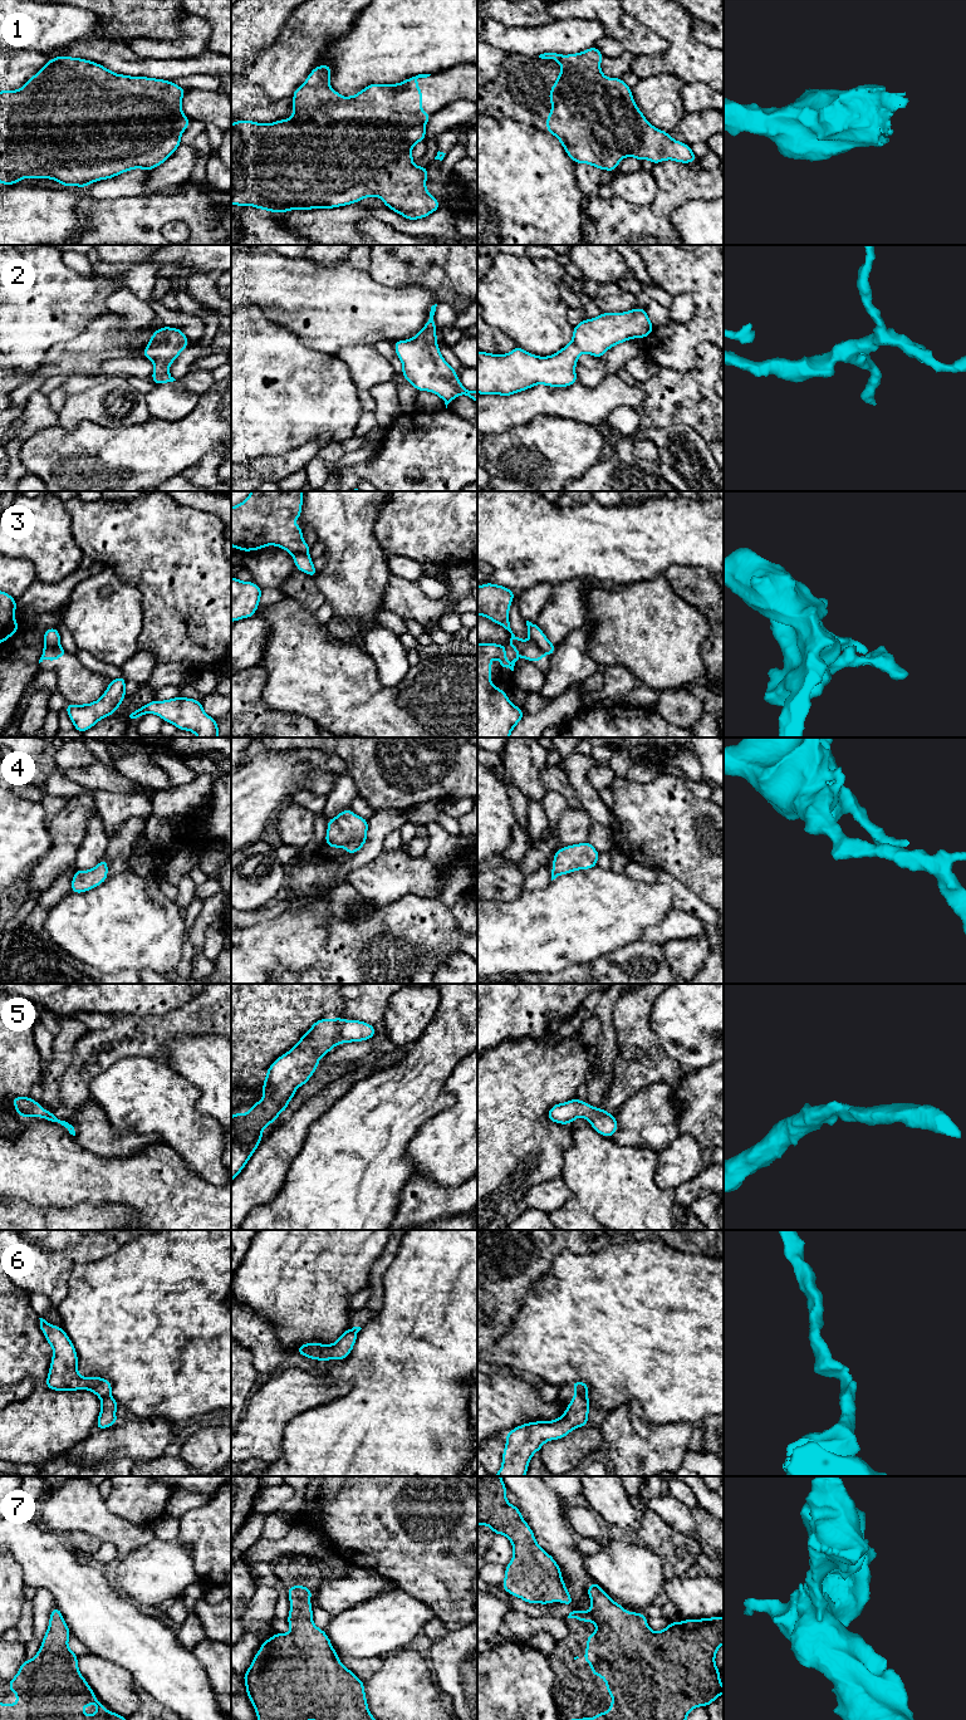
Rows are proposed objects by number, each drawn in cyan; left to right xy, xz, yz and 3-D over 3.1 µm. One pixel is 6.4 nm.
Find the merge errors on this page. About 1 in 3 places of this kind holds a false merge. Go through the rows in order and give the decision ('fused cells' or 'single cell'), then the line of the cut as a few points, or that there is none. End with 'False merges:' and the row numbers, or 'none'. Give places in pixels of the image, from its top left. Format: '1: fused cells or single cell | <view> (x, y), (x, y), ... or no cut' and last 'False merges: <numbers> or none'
1: single cell | no cut
2: single cell | no cut
3: fused cells | xy (45, 645), (60, 647)
4: single cell | no cut
5: single cell | no cut
6: single cell | no cut
7: single cell | no cut
False merges: 3

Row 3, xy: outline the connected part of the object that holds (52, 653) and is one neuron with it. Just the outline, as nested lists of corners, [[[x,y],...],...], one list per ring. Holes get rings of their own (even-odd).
[[[44,646],[39,663],[44,660],[58,661],[60,656],[65,656],[68,652],[62,647],[46,647]]]

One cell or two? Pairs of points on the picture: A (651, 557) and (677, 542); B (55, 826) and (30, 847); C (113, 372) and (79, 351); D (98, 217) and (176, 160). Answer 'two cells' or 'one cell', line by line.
A: one cell
B: two cells
C: two cells
D: two cells

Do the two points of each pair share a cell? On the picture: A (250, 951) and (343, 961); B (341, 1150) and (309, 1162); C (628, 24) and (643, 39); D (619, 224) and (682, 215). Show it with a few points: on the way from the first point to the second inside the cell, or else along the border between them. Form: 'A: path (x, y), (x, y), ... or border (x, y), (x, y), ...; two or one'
A: border (327, 931), (328, 940), (317, 961), (303, 970); two
B: path (333, 1157), (328, 1162), (317, 1162); one
C: path (632, 28), (640, 35); one
D: border (695, 199), (672, 211), (671, 223), (676, 231); two

